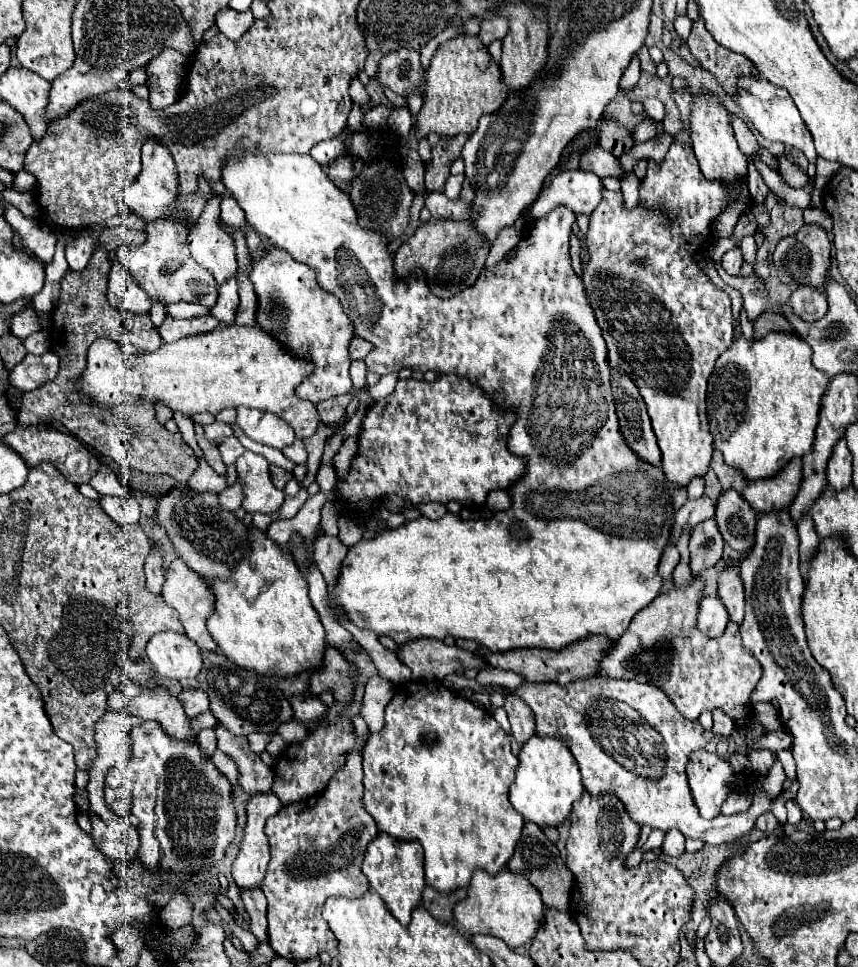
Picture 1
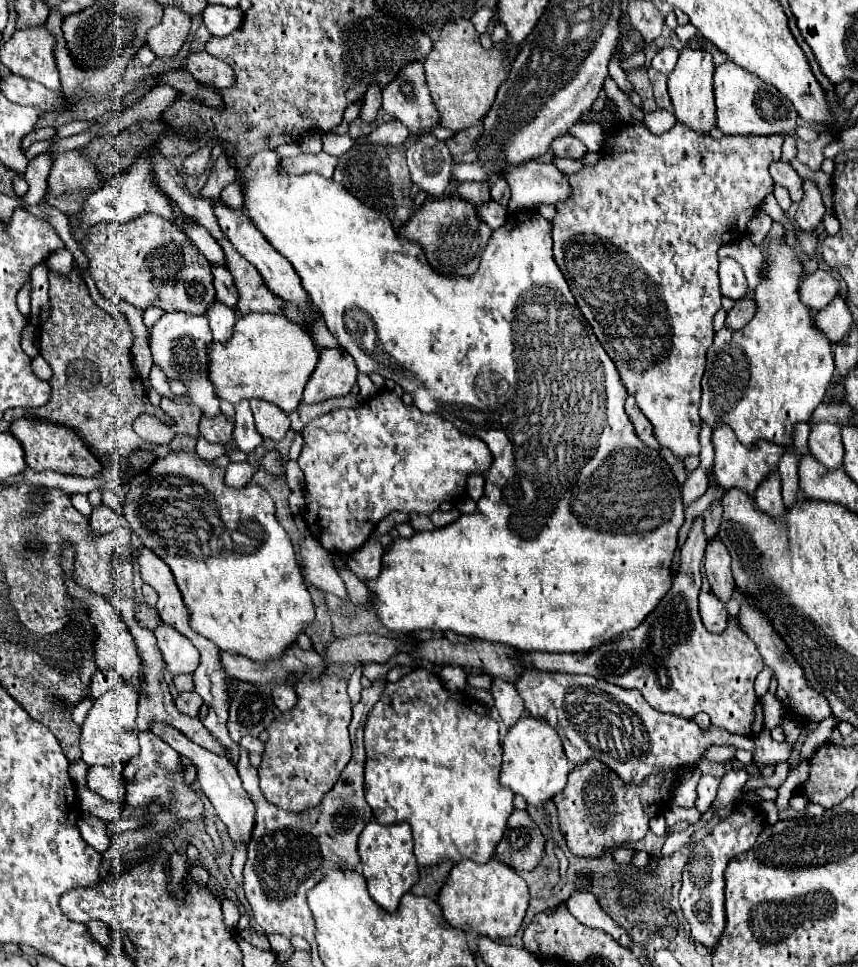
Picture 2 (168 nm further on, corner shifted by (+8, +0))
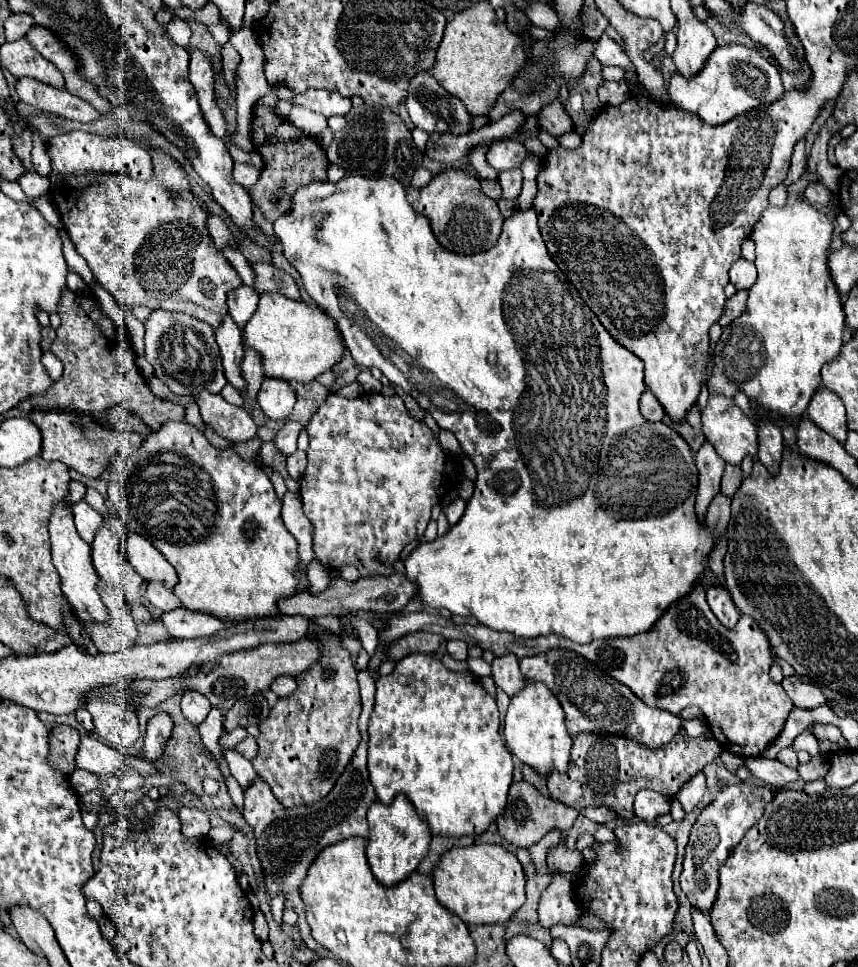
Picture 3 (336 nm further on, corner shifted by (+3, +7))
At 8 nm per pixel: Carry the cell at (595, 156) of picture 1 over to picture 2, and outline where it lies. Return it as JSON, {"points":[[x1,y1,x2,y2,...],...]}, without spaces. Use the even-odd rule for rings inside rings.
{"points":[[559,135,559,139,553,139,551,149,557,157,571,157,571,159,581,159,587,153,587,147,573,135]]}

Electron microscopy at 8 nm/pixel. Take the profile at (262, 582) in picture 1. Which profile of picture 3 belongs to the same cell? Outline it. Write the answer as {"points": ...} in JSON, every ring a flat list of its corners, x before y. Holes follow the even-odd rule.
{"points":[[168,422,164,424,158,432,152,432,140,446,138,452,134,452,128,458,118,458,118,462,114,464,114,470,110,472,110,486,108,486,108,500,112,502,112,506,116,508,116,514,128,524,128,528,144,538,148,538,162,554,166,560,170,560,170,564,176,568,180,582,174,588,174,594,178,596,178,600,182,602,184,608,192,610,192,612,204,612,210,614,222,622,228,624,240,624,244,620,256,620,256,618,266,618,266,616,280,616,278,610,278,600,280,598,290,598,298,592,300,586,300,578,298,578,298,566,300,566,300,556,298,556,298,542,296,538,286,530,282,518,280,518,280,498,274,492,274,486,270,482,270,478,256,466,244,462,240,456,236,456,236,452,232,448,224,448,218,450,214,448,204,434,200,434,192,424,184,422]]}

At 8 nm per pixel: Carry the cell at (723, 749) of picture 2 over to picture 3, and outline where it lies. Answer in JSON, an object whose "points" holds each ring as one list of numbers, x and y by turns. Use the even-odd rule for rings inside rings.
{"points":[[584,732,576,736,572,744,568,772,552,772,552,776,548,776,548,790,554,800,570,808,576,808,578,812,582,812,584,808,606,806,616,814,618,820,632,820,634,796,640,790,650,788,672,800,680,792,680,788,708,762,720,756,720,752,722,746,718,744,718,740,708,740,704,736,676,736,672,744,666,744,658,752,648,752,646,748,640,748,638,744,624,740,622,736,596,736]]}

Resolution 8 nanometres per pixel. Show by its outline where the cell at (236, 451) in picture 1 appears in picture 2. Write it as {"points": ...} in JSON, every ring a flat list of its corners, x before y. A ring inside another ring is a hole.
{"points":[[201,435,197,437,197,445,195,445,195,451,201,459,207,459,207,461,215,461,217,457,225,455,225,447,221,445,213,445,213,443,207,443]]}

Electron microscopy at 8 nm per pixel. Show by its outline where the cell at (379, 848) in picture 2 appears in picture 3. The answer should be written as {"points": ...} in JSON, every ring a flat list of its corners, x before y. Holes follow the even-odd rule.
{"points":[[396,796,392,806,384,806,376,800,368,810,368,826,370,838,366,844,366,856,376,880,384,886,400,884,428,854,428,844,432,838,428,828,424,828,424,822,416,816,416,810,408,804,408,800,404,800,404,796]]}

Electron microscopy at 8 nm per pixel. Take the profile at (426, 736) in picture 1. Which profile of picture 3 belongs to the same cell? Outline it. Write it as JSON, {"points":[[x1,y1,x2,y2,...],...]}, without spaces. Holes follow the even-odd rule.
{"points":[[432,654,406,656,404,660,400,660,396,664,396,668,390,676,382,676,376,682,376,706,374,706,374,712,372,712,370,722,368,722,368,736,370,736,370,742,368,742,368,772,370,772,370,782,376,790,378,800,382,804,392,804,396,794,406,794,410,798,410,802,414,804,418,816,422,820,426,820,432,834,454,836,454,838,480,836,482,832,488,830,488,826,496,820,496,816,500,816,504,812,506,800,508,800,508,790,510,790,510,784,512,784,514,762,512,762,512,754,508,752,504,740,500,738,500,722,498,722,496,700,484,692,484,688,478,684,478,680,474,676,456,674,456,672,444,668,444,664,440,660,436,660]]}

